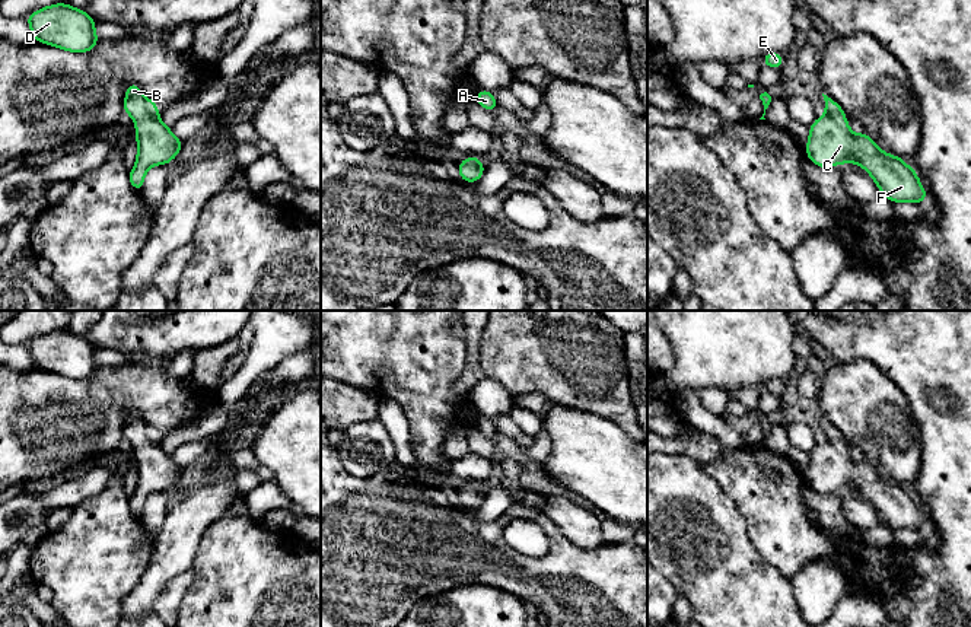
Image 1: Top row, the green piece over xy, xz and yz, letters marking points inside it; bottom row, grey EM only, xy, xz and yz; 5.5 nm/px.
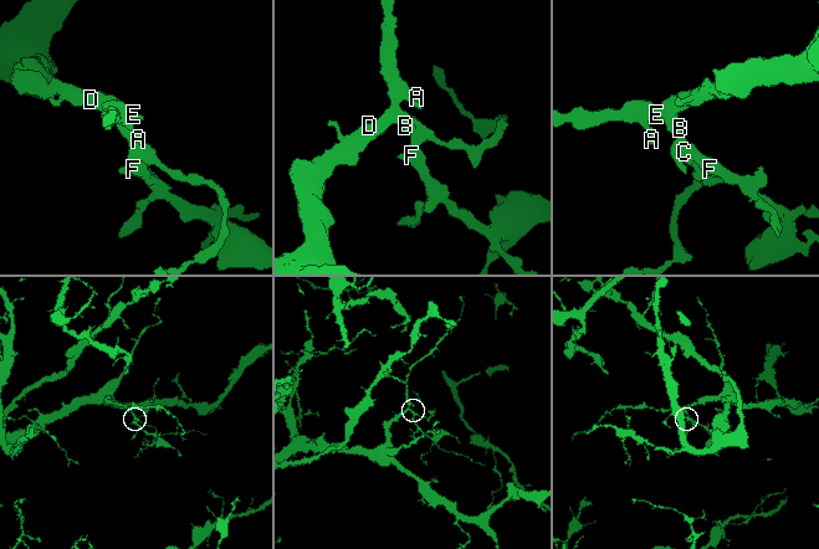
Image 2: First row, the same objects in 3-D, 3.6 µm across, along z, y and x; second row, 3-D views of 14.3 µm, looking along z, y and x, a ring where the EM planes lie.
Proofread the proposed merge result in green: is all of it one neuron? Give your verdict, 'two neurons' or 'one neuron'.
one neuron

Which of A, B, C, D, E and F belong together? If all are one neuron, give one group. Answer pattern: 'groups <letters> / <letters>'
groups A B C D E F

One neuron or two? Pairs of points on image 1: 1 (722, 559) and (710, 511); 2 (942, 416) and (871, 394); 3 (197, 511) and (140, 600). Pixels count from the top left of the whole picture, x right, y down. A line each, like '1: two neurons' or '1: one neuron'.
1: one neuron
2: two neurons
3: one neuron

